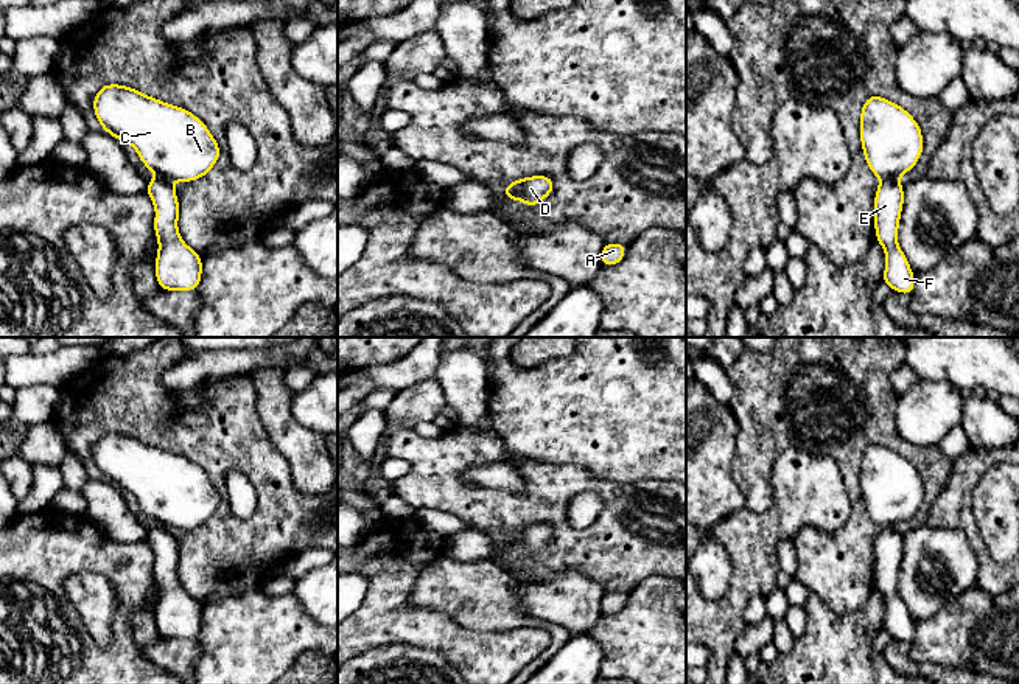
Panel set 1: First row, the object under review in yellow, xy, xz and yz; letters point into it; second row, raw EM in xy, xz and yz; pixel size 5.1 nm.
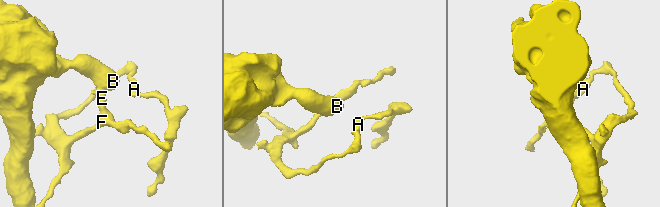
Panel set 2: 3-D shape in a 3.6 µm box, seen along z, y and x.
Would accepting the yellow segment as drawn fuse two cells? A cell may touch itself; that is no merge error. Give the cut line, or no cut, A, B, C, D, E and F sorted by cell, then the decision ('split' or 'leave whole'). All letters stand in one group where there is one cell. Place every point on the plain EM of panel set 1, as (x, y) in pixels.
cut yz (881, 527), (896, 529); groups A E F / B C D; split

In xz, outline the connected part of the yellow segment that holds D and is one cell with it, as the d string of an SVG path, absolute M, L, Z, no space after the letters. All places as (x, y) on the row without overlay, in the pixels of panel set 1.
M529 524L507 532L506 536L512 549L535 555L554 541L554 527L549 524Z

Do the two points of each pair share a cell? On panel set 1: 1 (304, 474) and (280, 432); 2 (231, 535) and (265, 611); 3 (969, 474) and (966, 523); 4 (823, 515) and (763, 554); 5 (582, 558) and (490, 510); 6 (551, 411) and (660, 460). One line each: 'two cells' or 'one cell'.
1: one cell
2: two cells
3: one cell
4: one cell
5: one cell
6: one cell

